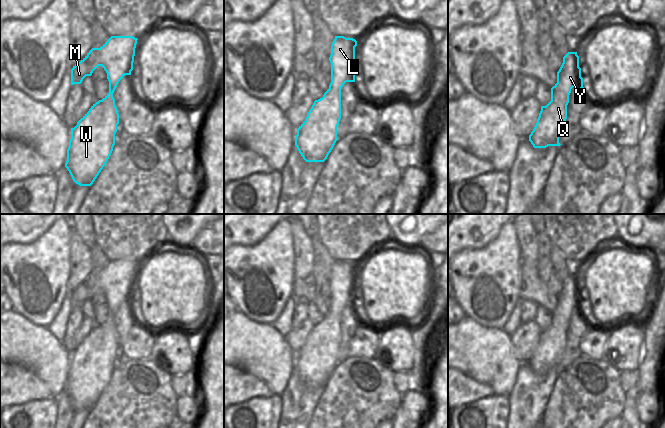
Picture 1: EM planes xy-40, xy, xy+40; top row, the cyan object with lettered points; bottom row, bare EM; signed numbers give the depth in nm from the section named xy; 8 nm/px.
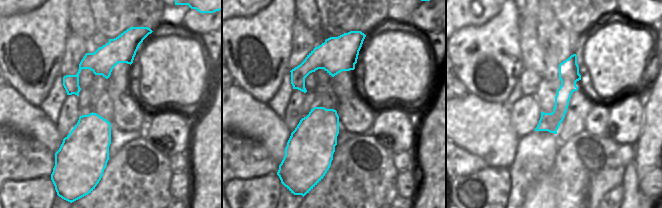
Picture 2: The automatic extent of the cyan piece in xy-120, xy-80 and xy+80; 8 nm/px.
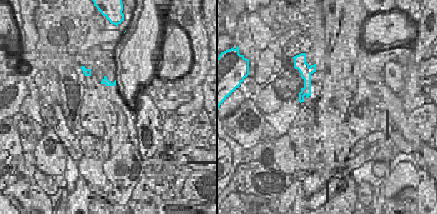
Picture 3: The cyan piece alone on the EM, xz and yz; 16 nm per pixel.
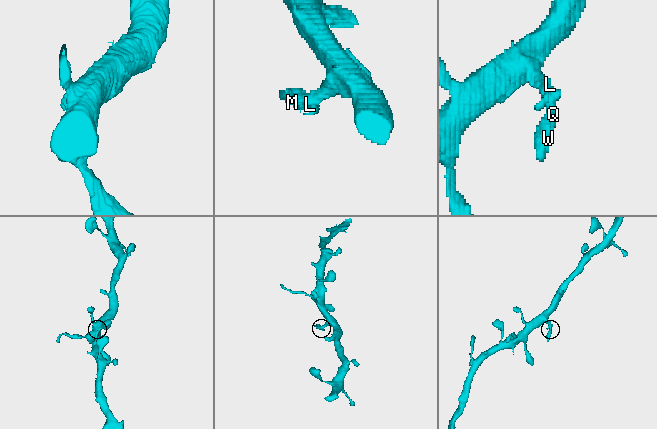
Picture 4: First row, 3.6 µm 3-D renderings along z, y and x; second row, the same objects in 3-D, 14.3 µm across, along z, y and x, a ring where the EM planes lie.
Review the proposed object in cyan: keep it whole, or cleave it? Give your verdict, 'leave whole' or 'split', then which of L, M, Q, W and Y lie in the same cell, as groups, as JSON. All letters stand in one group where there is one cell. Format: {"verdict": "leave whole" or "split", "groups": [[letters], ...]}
{"verdict": "leave whole", "groups": [["L", "M", "Q", "W", "Y"]]}

